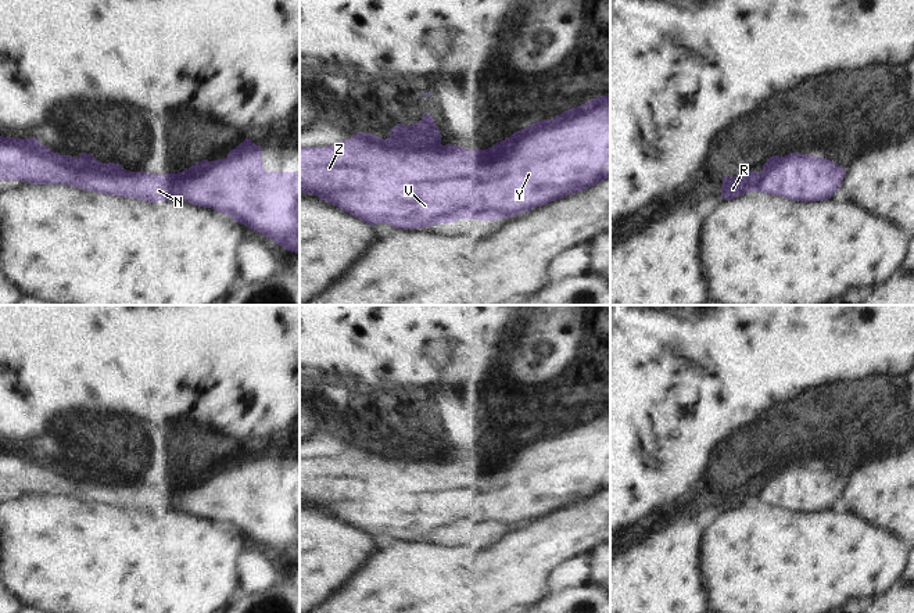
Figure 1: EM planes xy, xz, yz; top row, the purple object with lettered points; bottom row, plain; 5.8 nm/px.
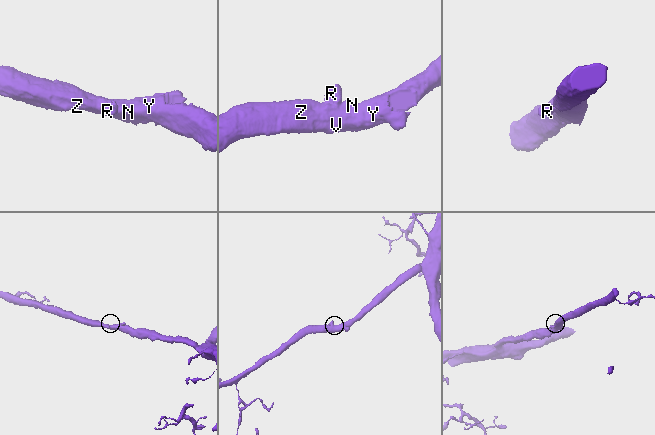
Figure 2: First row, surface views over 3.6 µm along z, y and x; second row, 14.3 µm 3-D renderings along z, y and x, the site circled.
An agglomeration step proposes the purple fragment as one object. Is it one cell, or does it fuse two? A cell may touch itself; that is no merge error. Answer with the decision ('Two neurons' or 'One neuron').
One neuron

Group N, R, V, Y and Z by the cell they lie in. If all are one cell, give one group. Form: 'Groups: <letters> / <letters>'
Groups: N R V Y Z

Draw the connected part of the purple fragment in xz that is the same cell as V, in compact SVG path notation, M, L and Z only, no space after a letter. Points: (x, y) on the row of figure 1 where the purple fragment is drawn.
M610 93L607 96L601 96L581 104L576 108L556 115L553 119L542 119L535 122L519 132L515 132L510 137L501 140L487 150L469 151L459 146L441 144L441 135L436 126L433 116L426 114L417 123L411 126L395 125L390 130L388 139L380 139L379 136L372 136L370 133L359 132L354 137L344 140L340 144L326 146L326 147L300 147L300 193L301 194L315 194L319 198L338 207L340 209L348 212L350 215L359 218L361 221L374 226L377 223L387 223L397 229L417 229L430 227L440 223L451 223L459 219L478 219L478 221L498 221L502 218L510 218L513 215L531 211L537 207L545 205L558 198L563 198L567 194L576 194L585 189L595 186L610 178Z

